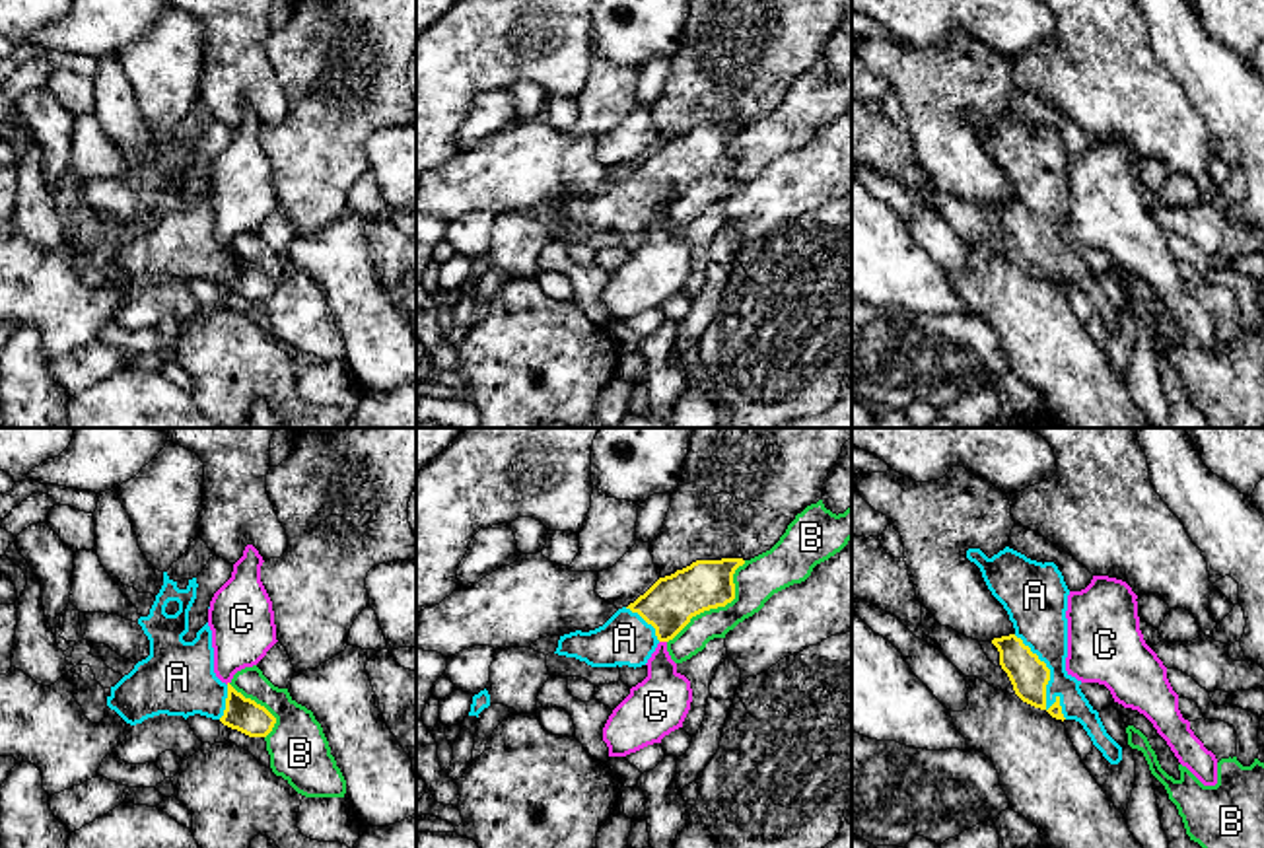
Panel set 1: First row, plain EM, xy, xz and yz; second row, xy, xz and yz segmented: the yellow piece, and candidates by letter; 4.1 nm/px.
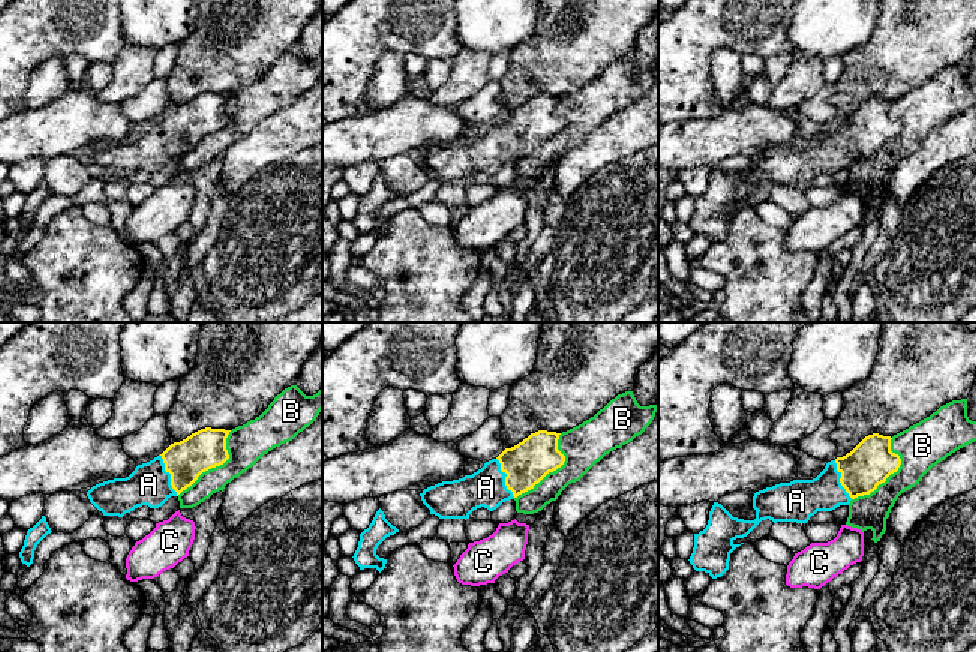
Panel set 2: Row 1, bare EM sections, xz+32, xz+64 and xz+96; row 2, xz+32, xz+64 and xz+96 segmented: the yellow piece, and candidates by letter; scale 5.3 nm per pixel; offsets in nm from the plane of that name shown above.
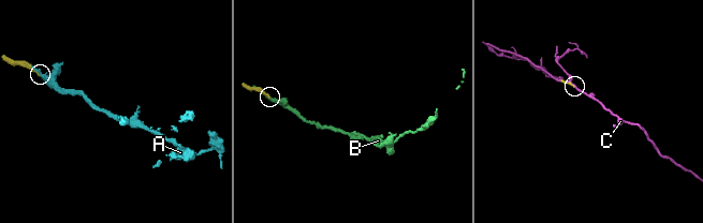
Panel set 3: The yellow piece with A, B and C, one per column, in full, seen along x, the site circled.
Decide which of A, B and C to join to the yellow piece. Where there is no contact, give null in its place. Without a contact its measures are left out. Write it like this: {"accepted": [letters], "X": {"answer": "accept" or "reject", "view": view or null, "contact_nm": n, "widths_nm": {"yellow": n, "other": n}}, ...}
{"accepted": ["A"], "A": {"answer": "accept", "view": "yz", "contact_nm": 420, "widths_nm": {"yellow": 160, "other": 220}}, "B": {"answer": "reject", "view": "xz", "contact_nm": 480, "widths_nm": {"yellow": 220, "other": 180}}, "C": {"answer": "reject", "view": "xz", "contact_nm": 30, "widths_nm": {"yellow": 220, "other": 240}}}

